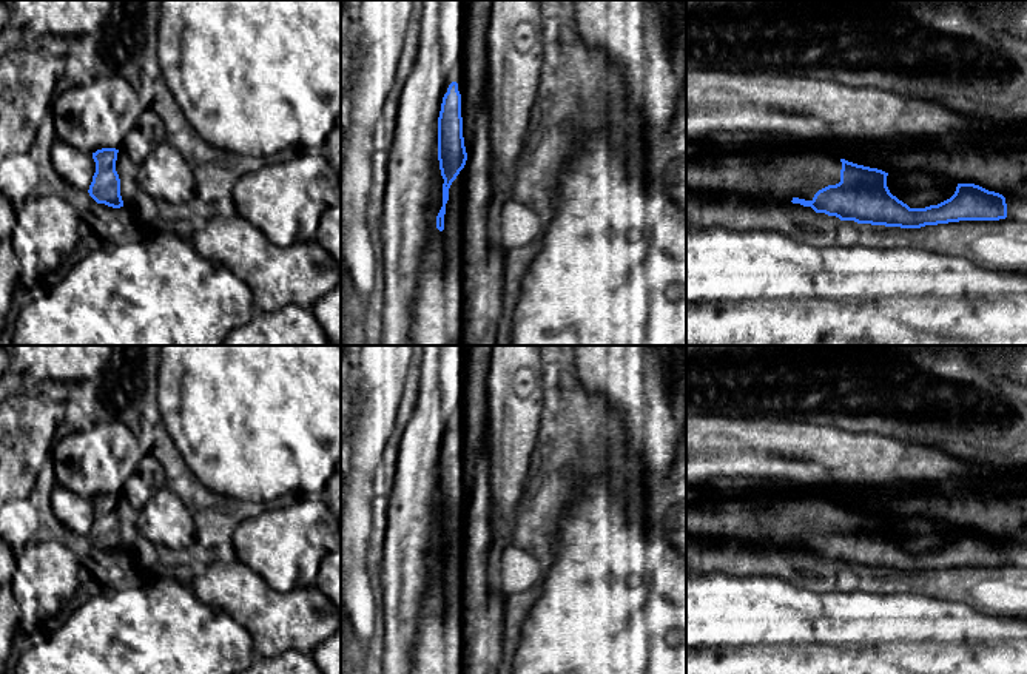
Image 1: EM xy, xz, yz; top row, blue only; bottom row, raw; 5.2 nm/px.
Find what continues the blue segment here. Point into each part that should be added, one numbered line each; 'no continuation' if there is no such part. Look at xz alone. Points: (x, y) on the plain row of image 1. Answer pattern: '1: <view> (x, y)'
1: xz (472, 421)

